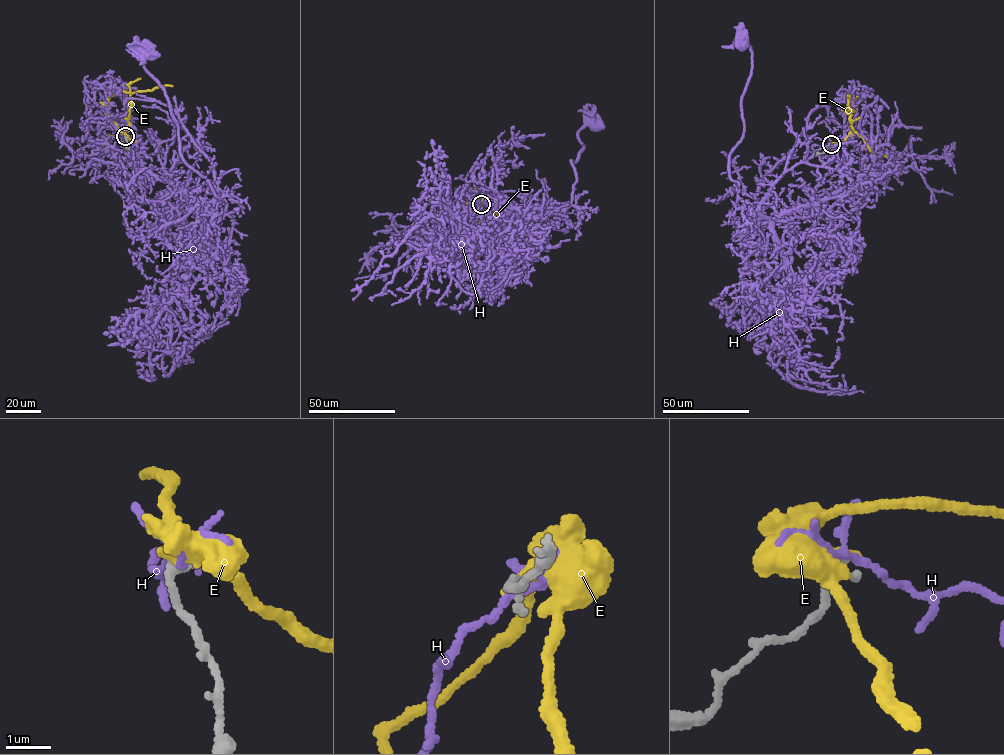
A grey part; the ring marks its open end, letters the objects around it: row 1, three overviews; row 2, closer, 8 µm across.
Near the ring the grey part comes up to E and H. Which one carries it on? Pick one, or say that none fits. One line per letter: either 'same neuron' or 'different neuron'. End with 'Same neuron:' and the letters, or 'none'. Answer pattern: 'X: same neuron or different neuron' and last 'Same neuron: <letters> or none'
E: different neuron
H: different neuron
Same neuron: none

